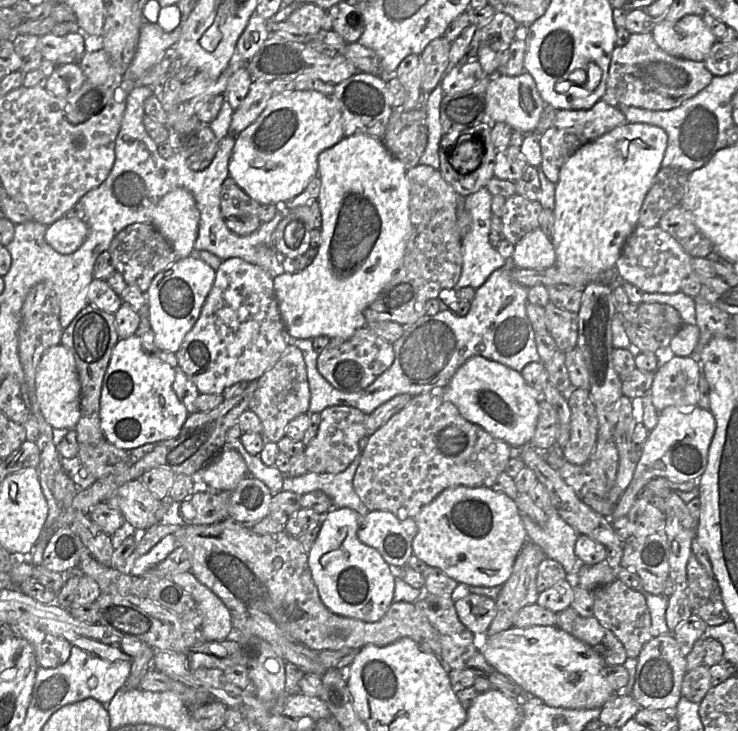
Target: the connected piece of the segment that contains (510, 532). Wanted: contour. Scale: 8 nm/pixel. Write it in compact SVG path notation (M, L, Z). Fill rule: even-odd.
M449 487L422 507L414 519L418 532L412 542L413 555L428 566L441 569L458 583L472 586L502 587L512 573L517 555L528 540L522 512L516 502L488 487Z

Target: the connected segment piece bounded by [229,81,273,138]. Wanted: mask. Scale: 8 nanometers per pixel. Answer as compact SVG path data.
M253 81L242 104L232 114L229 136L236 138L253 124L265 110L272 95L269 83Z

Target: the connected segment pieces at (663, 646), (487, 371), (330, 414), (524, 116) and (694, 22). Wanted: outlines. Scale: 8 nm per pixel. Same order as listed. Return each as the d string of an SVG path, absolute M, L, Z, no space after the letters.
M673 634L659 635L649 640L637 658L635 682L630 696L642 709L675 710L682 698L681 685L687 672L687 660L682 655Z
M473 356L458 368L443 388L443 396L458 408L463 418L480 426L509 446L521 447L531 443L539 416L539 407L537 399L520 372L482 356Z
M348 405L329 406L319 414L321 421L317 434L304 450L307 469L313 473L340 473L365 448L369 438L366 435L366 422L369 415Z
M524 72L519 76L506 76L497 73L486 89L484 123L504 122L513 131L529 134L536 130L546 106L537 90L533 77L529 73Z
M686 15L677 21L659 19L651 35L669 55L700 62L718 41L699 15Z

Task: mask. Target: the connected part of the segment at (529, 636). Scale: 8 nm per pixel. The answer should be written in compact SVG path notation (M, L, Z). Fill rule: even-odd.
M555 626L511 627L493 636L479 638L479 650L494 670L511 678L527 694L551 707L566 709L602 708L616 692L603 675L605 663L588 644Z

